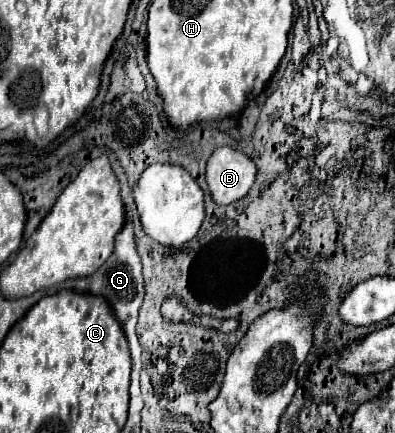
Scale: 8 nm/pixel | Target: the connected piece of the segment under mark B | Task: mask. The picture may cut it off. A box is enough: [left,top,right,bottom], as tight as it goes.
[205,147,255,205]

